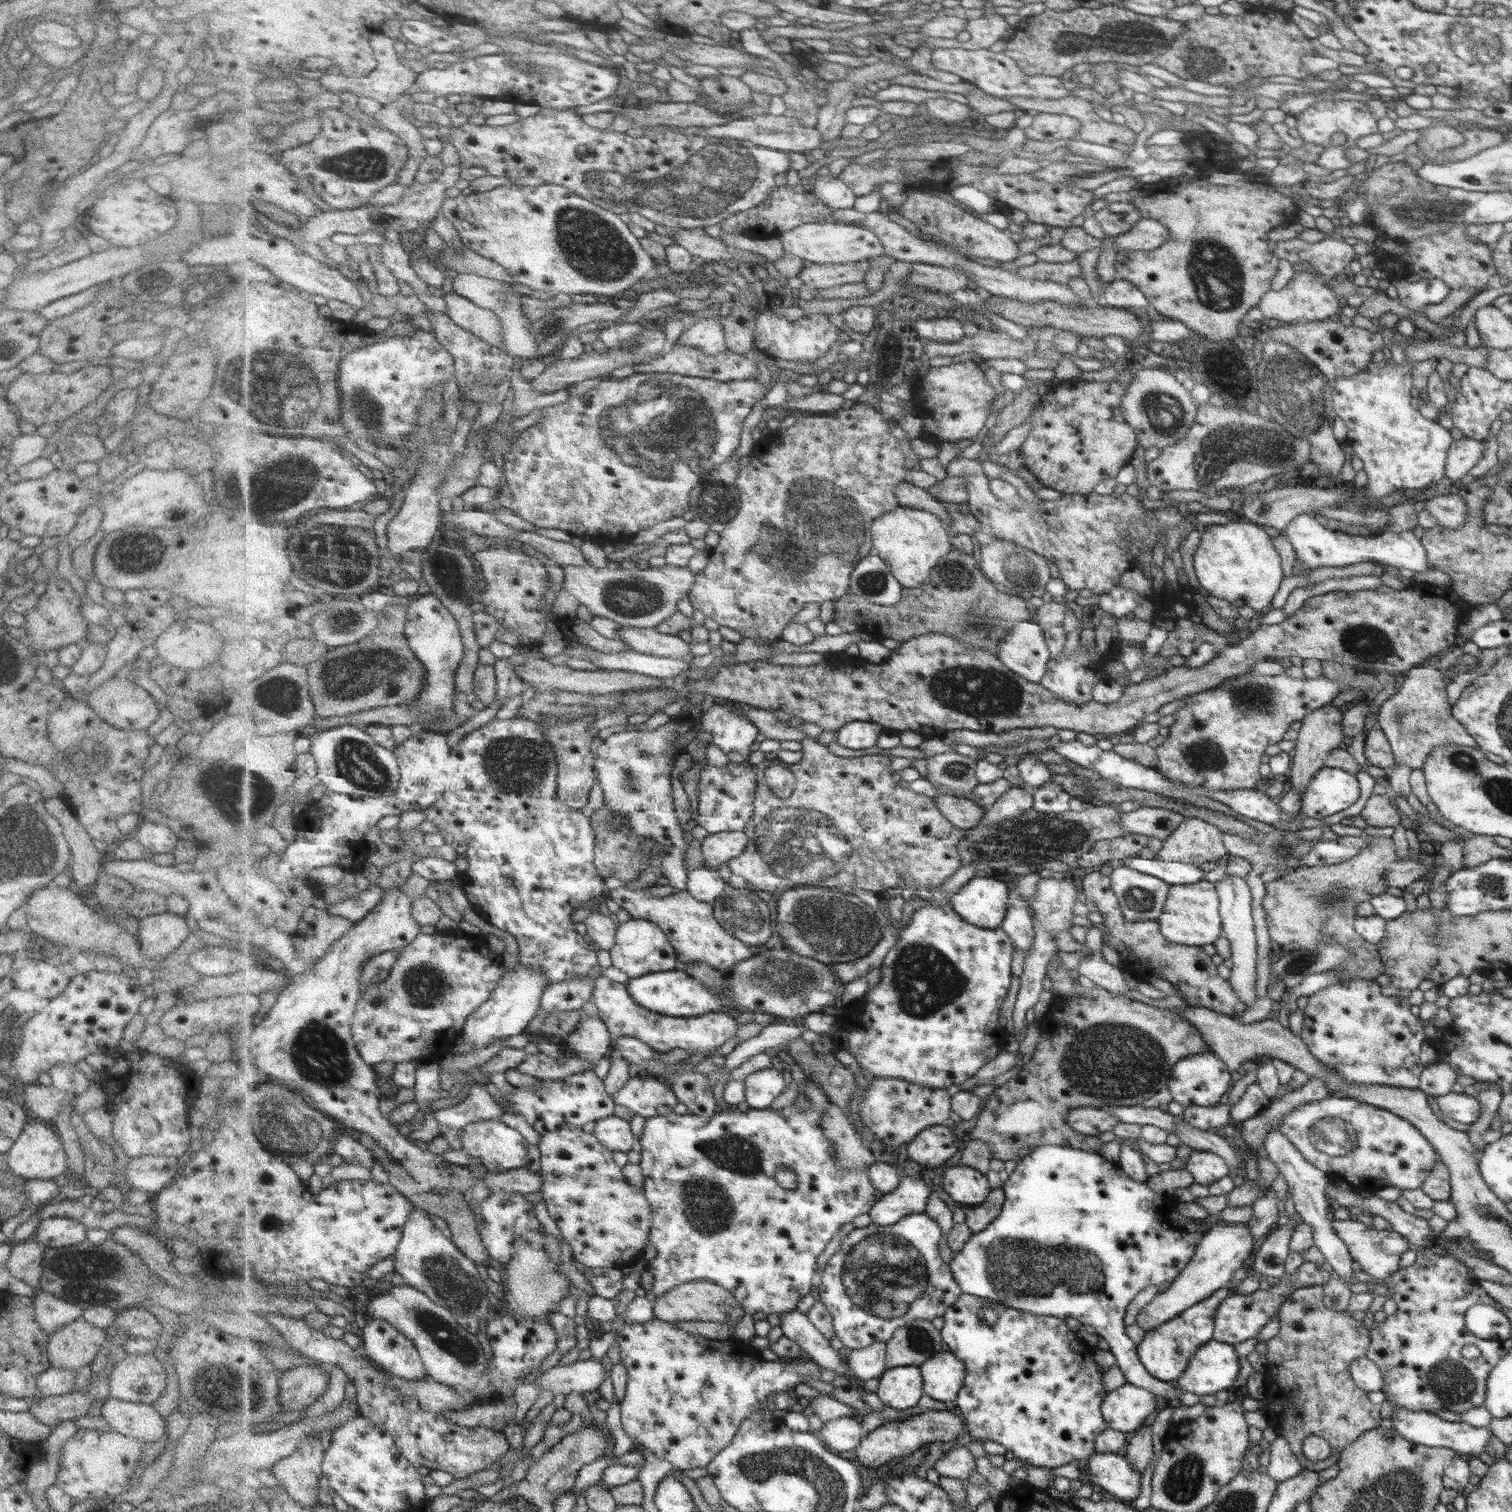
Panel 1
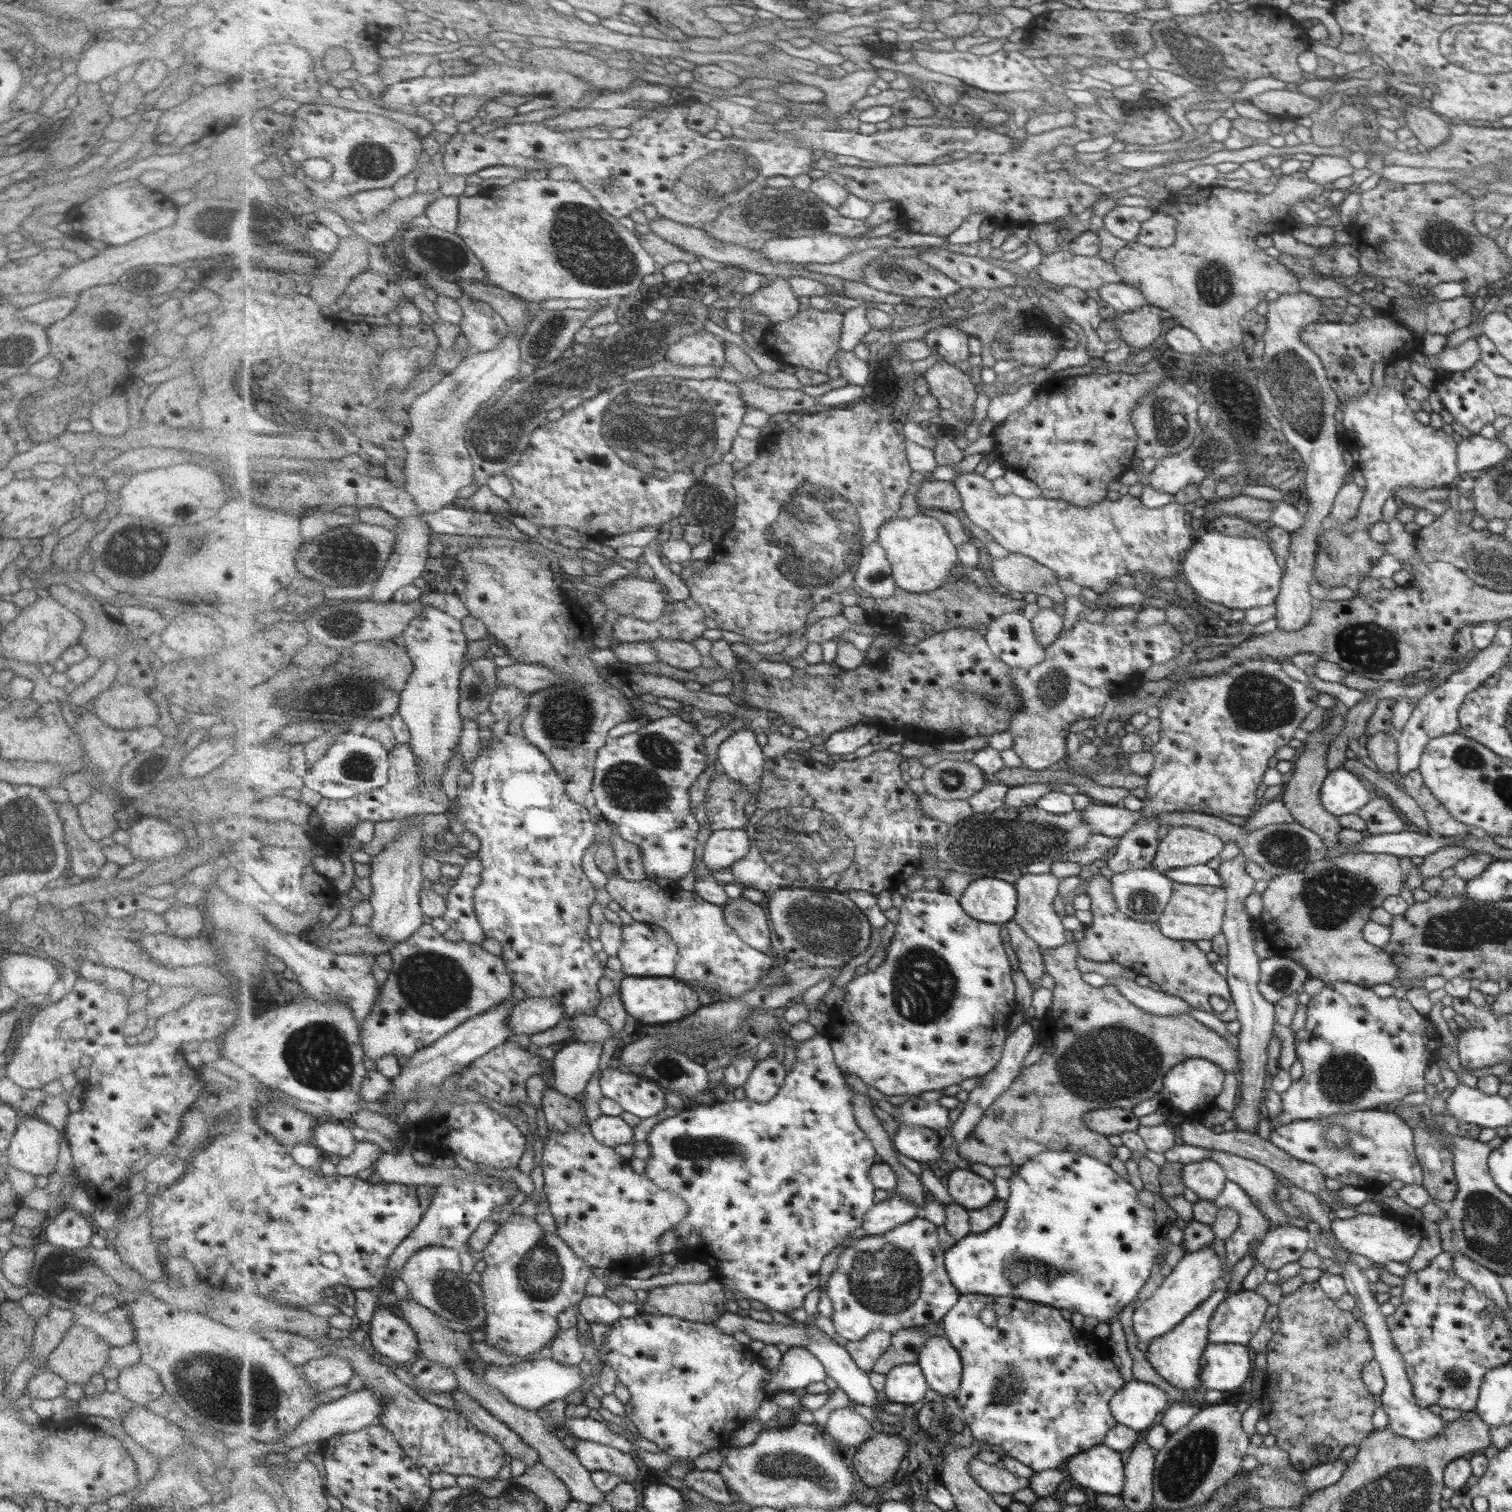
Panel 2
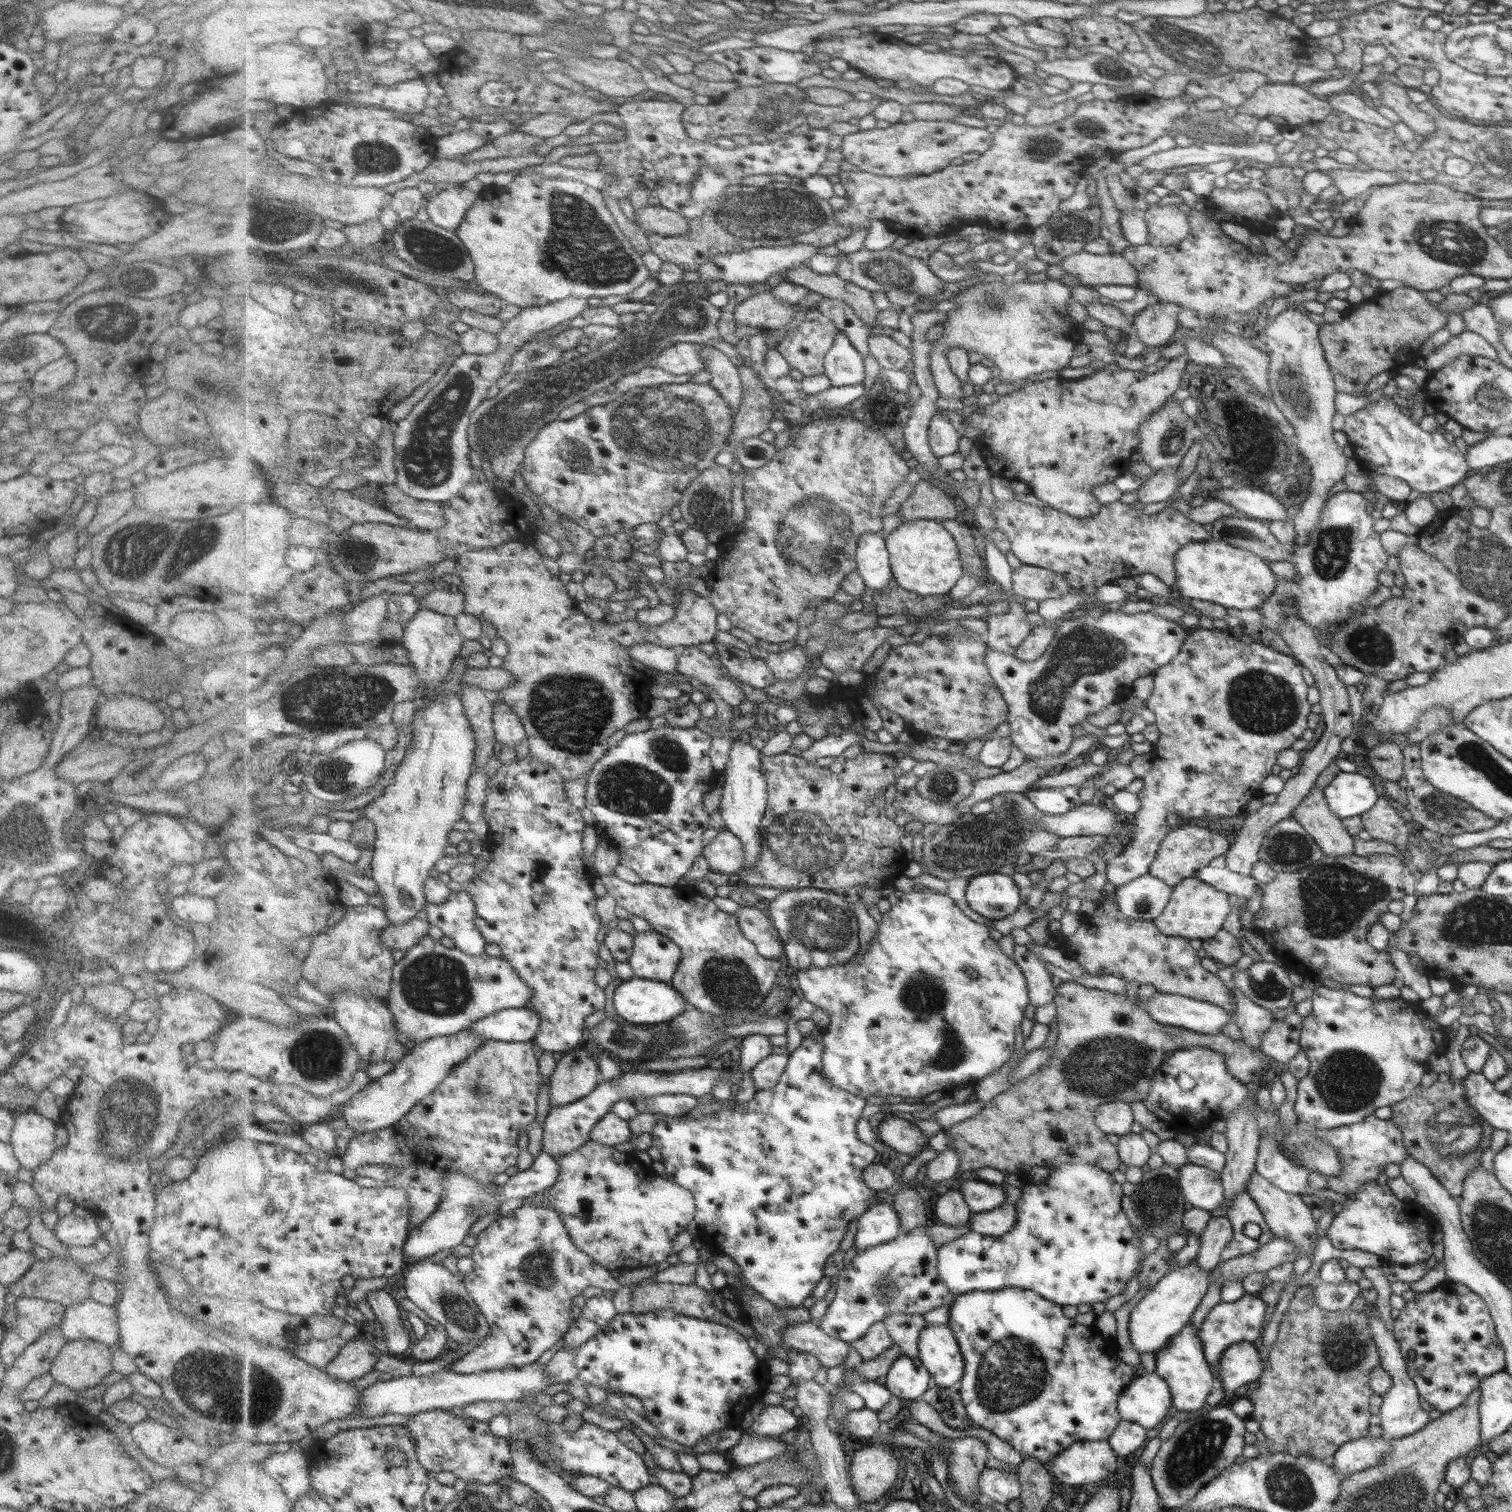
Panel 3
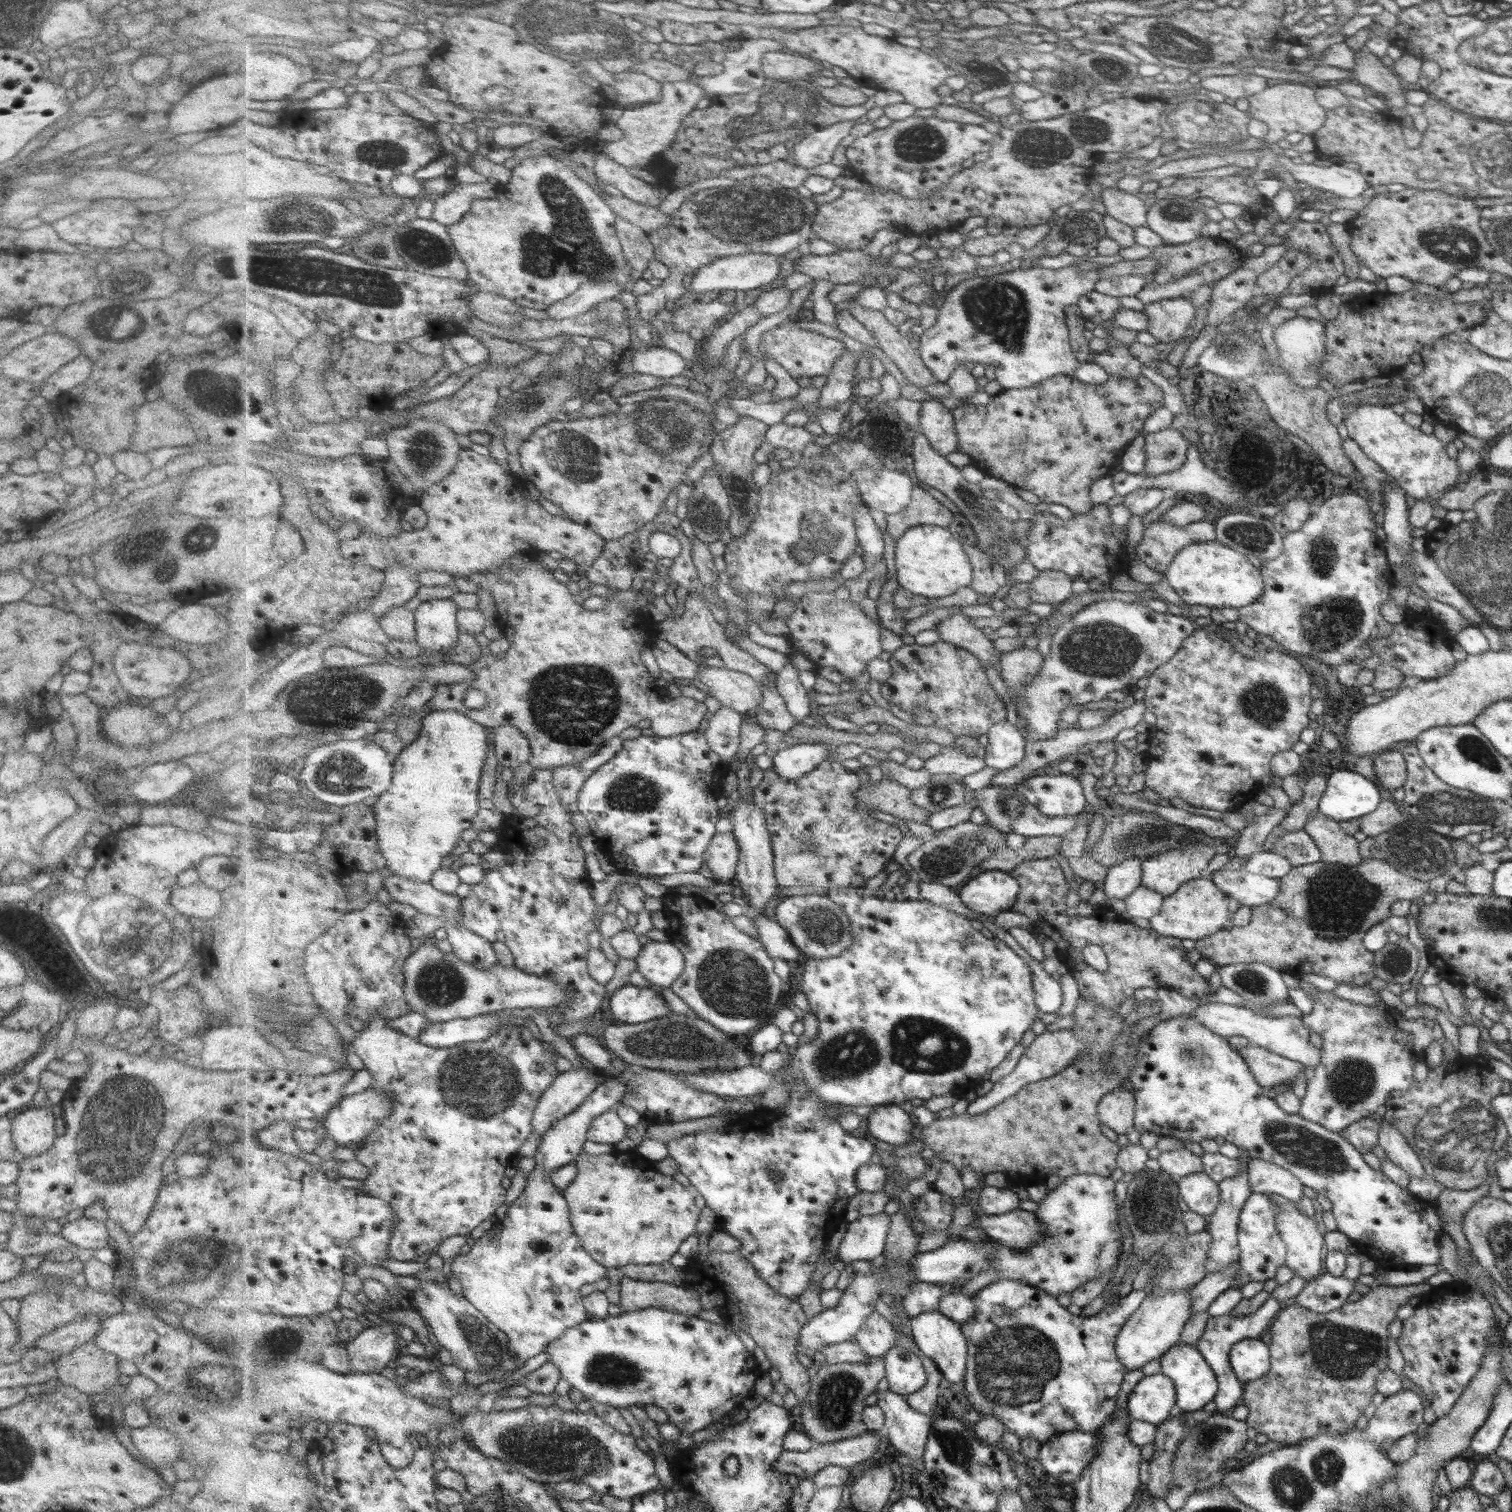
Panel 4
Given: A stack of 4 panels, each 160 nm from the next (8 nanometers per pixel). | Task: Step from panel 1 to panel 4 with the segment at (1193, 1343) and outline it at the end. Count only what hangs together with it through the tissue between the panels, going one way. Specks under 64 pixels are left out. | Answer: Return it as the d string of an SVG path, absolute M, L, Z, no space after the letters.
M1178 1342L1167 1354L1160 1358L1161 1373L1173 1379L1177 1391L1177 1411L1203 1412L1205 1404L1212 1400L1218 1390L1216 1374L1212 1367L1205 1361L1204 1355L1196 1346L1190 1343Z

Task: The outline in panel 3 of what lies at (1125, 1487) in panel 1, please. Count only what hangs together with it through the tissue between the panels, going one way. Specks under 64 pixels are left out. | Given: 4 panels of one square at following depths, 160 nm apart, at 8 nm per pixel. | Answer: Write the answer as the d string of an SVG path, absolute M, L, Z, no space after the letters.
M1082 1440L1050 1461L1048 1469L1058 1482L1070 1486L1107 1483L1118 1468L1118 1456L1104 1440Z

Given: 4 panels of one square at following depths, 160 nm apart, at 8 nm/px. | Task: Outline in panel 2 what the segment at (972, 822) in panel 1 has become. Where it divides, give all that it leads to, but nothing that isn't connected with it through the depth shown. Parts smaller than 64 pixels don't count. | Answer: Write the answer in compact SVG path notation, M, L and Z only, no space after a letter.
M926 792L922 795L923 809L934 818L942 819L951 825L960 824L967 818L972 818L976 810L969 800L941 799L939 796Z

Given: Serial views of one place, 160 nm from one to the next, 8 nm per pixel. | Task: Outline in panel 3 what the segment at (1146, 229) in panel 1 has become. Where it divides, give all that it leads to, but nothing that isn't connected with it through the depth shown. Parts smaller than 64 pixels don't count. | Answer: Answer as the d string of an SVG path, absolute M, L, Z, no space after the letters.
M1157 204L1150 206L1145 212L1141 212L1145 218L1148 229L1148 245L1152 246L1176 246L1184 240L1190 232L1190 225L1187 214L1180 211L1176 205L1164 205L1159 207Z

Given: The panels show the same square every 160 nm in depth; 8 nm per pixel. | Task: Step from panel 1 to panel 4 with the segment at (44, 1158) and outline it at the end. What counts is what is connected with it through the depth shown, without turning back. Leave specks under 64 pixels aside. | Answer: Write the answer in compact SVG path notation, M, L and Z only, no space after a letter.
M31 1105L12 1119L11 1138L15 1150L24 1158L40 1156L56 1141L55 1118L57 1109Z

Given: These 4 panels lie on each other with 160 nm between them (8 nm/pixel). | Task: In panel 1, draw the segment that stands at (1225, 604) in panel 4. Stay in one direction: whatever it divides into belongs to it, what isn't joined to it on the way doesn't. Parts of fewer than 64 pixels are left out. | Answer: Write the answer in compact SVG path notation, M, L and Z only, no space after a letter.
M1232 522L1226 526L1212 525L1201 530L1201 542L1198 550L1194 552L1194 570L1198 582L1207 594L1216 598L1223 598L1235 605L1247 604L1259 614L1264 613L1271 606L1274 594L1278 592L1278 586L1282 582L1282 566L1275 546L1272 546L1272 538L1258 528L1256 524L1242 524Z

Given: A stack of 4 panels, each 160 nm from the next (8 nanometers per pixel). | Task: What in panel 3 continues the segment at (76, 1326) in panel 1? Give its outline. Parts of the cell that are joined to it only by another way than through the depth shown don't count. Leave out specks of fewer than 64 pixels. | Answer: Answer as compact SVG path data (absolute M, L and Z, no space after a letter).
M91 1338L66 1341L58 1356L53 1360L49 1373L56 1383L65 1384L71 1390L85 1396L92 1387L101 1384L102 1379L113 1370L112 1353L112 1347Z

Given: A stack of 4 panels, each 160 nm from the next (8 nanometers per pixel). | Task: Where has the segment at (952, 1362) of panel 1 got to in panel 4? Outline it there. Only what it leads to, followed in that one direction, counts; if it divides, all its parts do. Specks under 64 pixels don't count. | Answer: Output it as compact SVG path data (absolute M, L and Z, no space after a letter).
M938 1308L926 1311L913 1318L913 1335L930 1364L940 1367L946 1379L954 1384L965 1382L969 1369L969 1342L963 1324L956 1322Z

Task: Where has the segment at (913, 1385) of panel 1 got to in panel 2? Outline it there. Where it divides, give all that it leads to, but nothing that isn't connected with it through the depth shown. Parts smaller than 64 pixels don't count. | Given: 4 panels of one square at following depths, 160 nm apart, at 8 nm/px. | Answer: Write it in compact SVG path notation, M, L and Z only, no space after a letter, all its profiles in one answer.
M920 1363L897 1366L886 1376L885 1394L890 1402L917 1405L926 1398L931 1389Z

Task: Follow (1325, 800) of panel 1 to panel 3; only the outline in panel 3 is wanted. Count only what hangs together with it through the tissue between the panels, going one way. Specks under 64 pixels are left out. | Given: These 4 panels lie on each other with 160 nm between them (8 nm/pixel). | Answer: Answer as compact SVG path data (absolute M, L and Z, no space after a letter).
M1340 771L1323 790L1329 809L1341 819L1360 817L1373 808L1378 798L1370 778L1357 772Z

